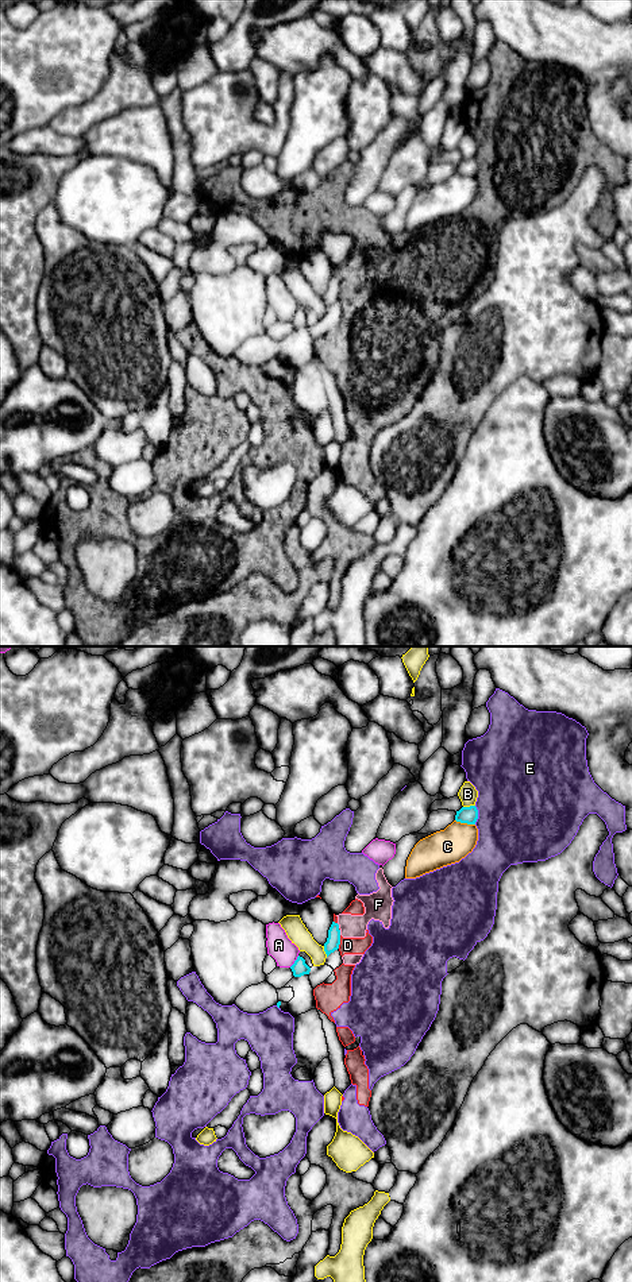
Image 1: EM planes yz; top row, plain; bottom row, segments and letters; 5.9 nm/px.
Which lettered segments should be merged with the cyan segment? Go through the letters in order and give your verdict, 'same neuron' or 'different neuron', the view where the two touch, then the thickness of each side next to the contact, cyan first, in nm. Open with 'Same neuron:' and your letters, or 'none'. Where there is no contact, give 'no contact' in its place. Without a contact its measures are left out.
Same neuron: none
A: different neuron | yz | 90/150 nm
B: different neuron | yz | 100/120 nm
C: different neuron | yz | 100/220 nm
D: different neuron | yz | 80/100 nm
E: different neuron | yz | 100/500 nm
F: different neuron | yz | 80/140 nm

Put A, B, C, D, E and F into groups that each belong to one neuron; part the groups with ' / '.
A / B / C / D E F

